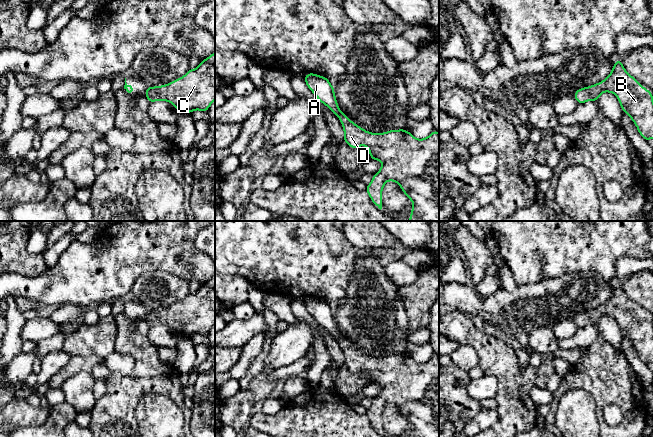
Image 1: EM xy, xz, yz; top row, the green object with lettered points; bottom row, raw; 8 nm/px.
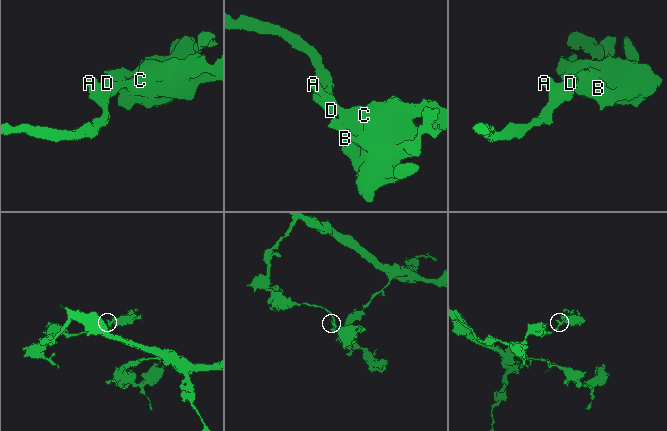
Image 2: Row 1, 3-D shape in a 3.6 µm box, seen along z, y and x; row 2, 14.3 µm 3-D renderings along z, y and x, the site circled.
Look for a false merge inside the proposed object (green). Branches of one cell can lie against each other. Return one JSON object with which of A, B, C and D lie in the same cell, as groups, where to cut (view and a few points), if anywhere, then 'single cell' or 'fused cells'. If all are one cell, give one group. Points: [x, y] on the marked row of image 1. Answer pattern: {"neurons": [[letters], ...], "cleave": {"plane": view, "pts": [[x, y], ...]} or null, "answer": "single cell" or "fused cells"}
{"neurons": [["A", "B", "C", "D"]], "cleave": null, "answer": "single cell"}

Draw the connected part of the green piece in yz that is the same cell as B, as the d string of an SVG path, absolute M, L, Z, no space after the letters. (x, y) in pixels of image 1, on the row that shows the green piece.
M618 59L612 72L601 82L578 89L574 98L578 104L596 101L603 92L616 95L622 112L636 125L639 134L646 140L653 139L653 95L632 77Z

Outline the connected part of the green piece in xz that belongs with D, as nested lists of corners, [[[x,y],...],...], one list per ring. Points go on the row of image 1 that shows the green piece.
[[[307,73],[304,80],[317,99],[340,119],[344,130],[344,142],[355,150],[358,146],[367,146],[371,161],[382,162],[380,170],[373,175],[371,183],[366,188],[373,204],[382,209],[383,187],[387,181],[395,181],[413,203],[409,221],[439,221],[439,133],[433,130],[428,137],[417,139],[405,129],[390,130],[385,133],[368,132],[352,122],[339,109],[334,87],[328,78]]]

